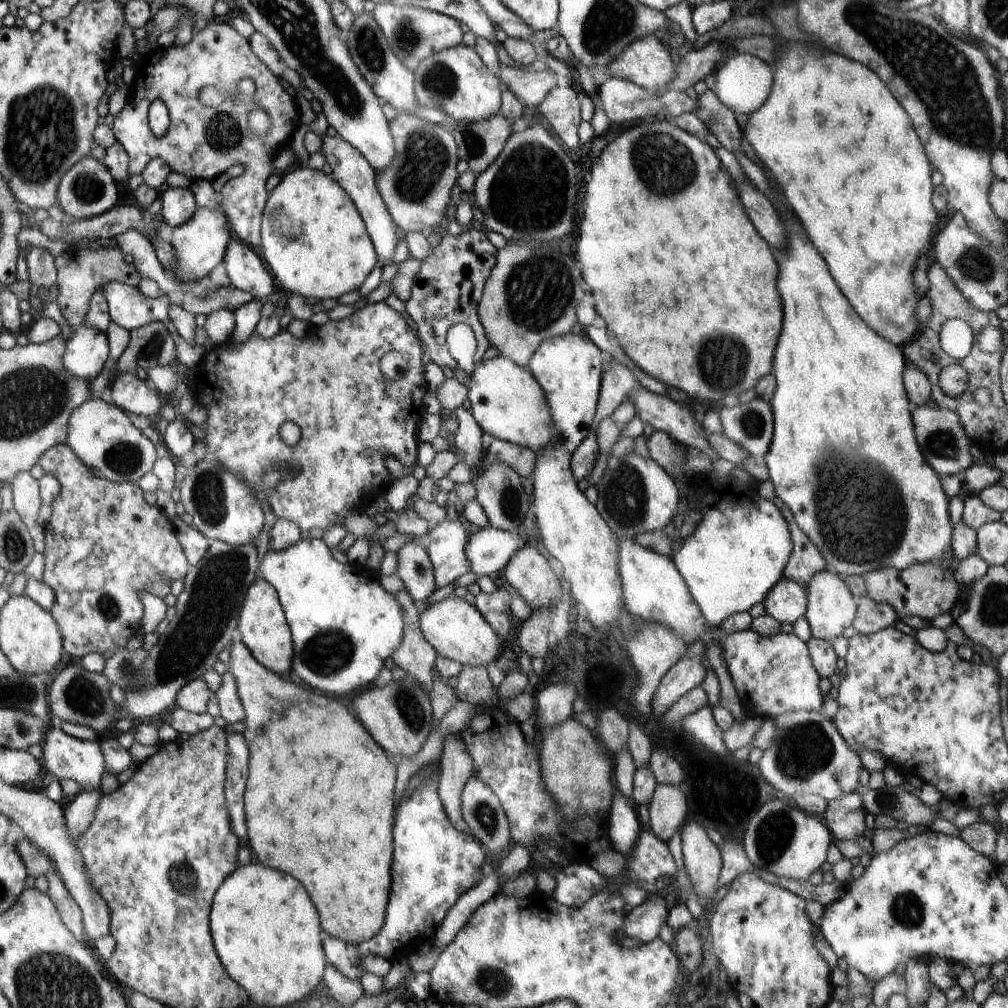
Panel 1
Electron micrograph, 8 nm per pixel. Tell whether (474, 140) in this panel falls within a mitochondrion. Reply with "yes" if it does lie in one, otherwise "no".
yes

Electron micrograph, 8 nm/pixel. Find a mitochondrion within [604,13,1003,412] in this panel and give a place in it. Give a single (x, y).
(944, 81)

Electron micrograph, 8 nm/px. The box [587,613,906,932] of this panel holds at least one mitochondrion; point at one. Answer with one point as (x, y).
(805, 750)

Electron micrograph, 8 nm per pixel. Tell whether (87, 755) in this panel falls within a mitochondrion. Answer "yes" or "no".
no

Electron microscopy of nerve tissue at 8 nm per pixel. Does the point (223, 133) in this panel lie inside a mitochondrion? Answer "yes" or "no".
yes

